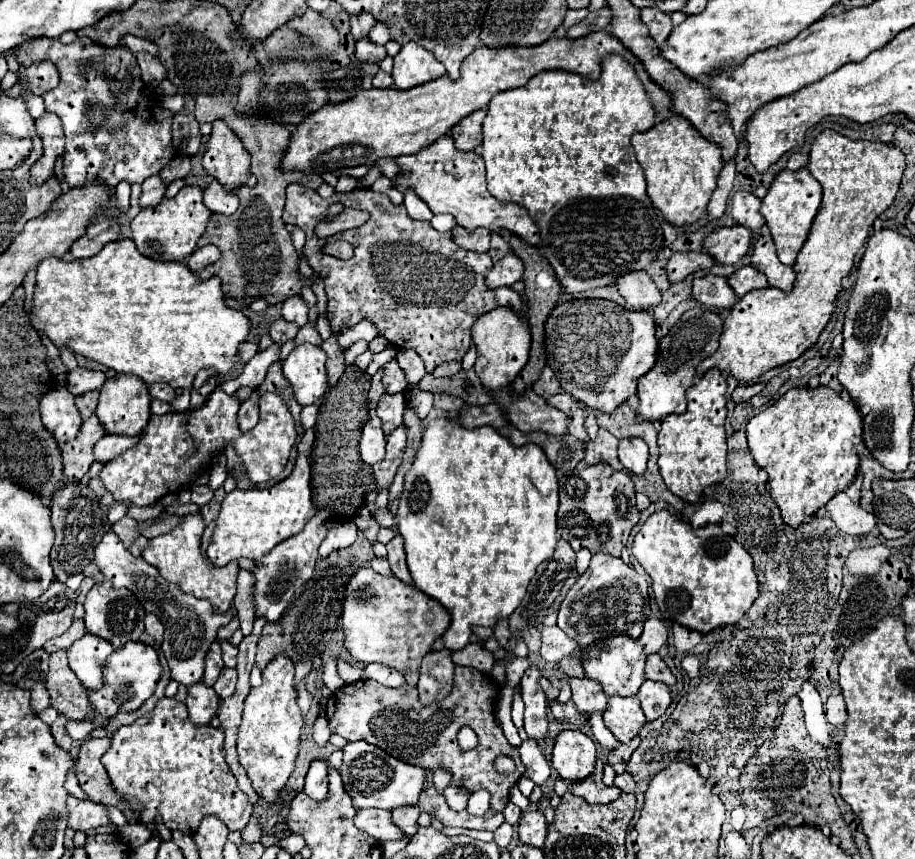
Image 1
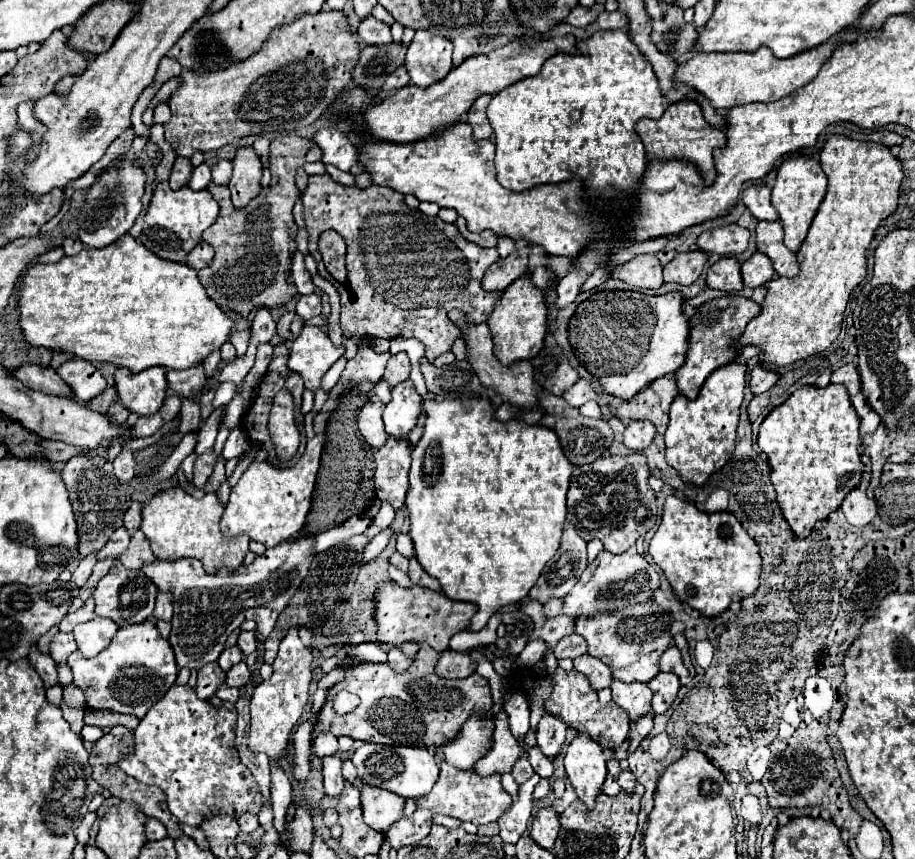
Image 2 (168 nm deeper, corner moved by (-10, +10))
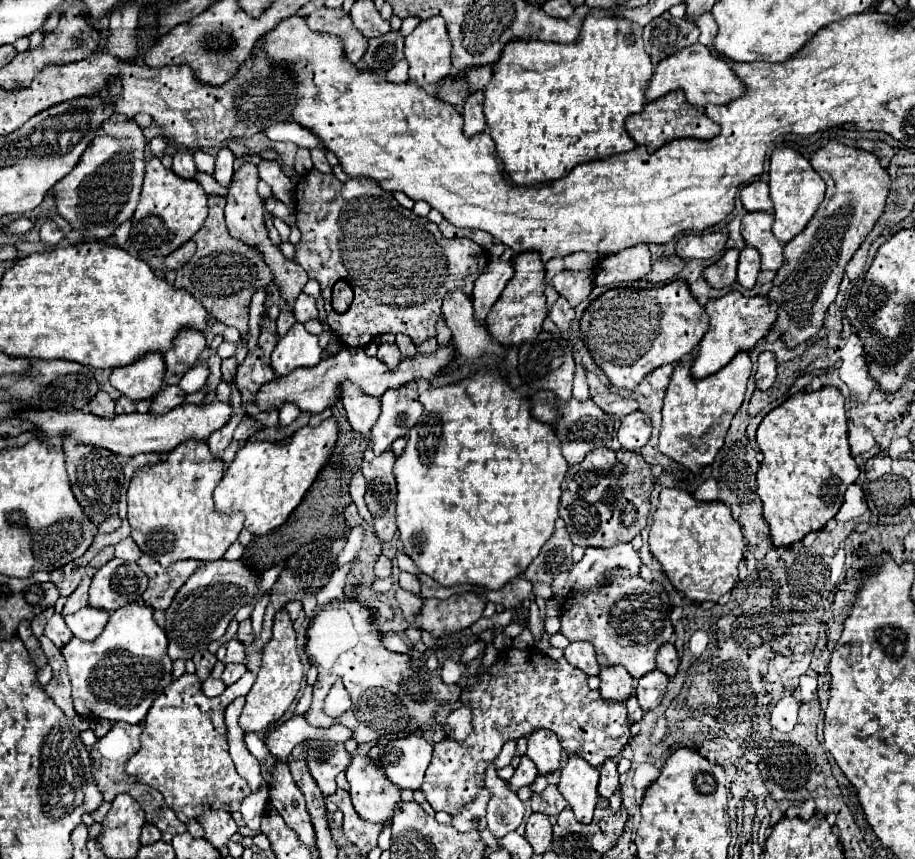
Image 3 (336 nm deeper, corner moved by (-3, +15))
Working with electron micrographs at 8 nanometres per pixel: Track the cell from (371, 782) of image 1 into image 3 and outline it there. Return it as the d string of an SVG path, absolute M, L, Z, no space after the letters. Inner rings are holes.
M421 734L391 740L383 746L373 746L369 758L379 760L389 780L399 788L417 790L423 782L425 770L431 762L433 746Z

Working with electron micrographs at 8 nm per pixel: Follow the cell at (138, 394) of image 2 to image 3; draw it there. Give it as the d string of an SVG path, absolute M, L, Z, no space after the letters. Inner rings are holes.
M147 352L133 364L119 366L111 372L111 386L131 400L145 400L157 396L165 376L163 354Z

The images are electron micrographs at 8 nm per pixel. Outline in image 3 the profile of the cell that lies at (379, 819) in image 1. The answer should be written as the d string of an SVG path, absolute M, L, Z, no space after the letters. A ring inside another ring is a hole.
M355 754L345 774L353 806L363 820L383 824L393 816L393 806L401 800L401 790L385 776L381 766L367 754Z

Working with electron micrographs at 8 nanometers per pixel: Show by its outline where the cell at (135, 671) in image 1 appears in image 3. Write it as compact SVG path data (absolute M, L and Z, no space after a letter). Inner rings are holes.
M137 602L111 612L107 628L95 640L85 642L73 636L61 654L67 662L73 706L79 716L139 724L153 700L173 682L173 660L167 656L165 630L153 620L153 608Z

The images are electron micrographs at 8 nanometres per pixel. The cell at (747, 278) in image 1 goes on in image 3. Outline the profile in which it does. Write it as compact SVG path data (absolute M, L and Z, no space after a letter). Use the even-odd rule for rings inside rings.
M745 246L741 250L741 256L739 256L739 272L737 272L737 280L743 288L751 290L755 286L755 280L757 280L757 274L761 270L761 260L759 260L759 252L755 248L749 248Z

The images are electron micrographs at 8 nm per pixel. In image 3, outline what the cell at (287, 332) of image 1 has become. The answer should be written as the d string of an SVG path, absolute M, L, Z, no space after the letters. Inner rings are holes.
M281 312L279 314L279 318L277 318L277 334L279 336L283 336L283 334L287 334L289 332L289 328L295 324L297 320L295 320L295 316L293 316L293 312Z

